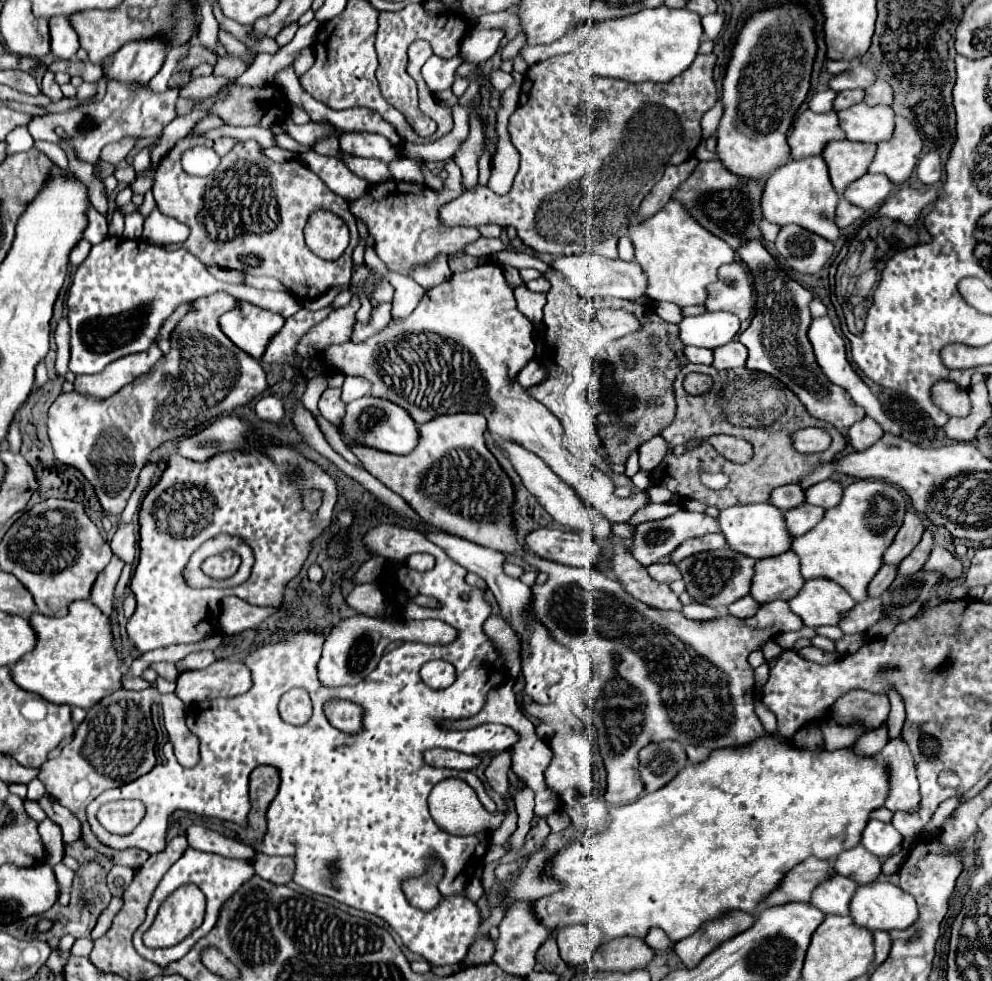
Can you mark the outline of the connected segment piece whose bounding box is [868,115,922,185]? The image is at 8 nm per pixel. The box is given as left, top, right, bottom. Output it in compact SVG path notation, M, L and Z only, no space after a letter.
M896 115L896 129L892 141L878 143L876 157L868 171L884 173L890 177L892 183L900 185L912 175L920 151L922 151L922 139L916 133L914 125L902 115Z

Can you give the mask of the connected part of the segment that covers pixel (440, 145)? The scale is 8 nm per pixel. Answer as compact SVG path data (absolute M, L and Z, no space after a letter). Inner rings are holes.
M454 105L454 129L436 139L434 143L426 143L426 145L414 145L414 143L402 143L402 157L414 159L420 157L426 163L430 161L446 161L450 159L458 147L464 143L464 139L468 137L468 113L470 109L462 107L462 105Z

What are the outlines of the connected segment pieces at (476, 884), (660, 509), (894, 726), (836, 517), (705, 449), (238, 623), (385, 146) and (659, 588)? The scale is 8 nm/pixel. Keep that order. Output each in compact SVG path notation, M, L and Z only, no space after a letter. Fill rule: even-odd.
M473 877L469 884L465 885L465 895L473 901L477 902L483 894L484 890L478 878Z
M650 503L646 505L644 509L640 509L640 513L636 517L632 517L632 525L640 525L644 521L650 521L650 519L664 519L668 515L674 515L676 511L680 511L682 507L676 505L676 503L668 503L668 505L656 505L656 503Z
M890 693L888 699L892 703L892 711L888 715L886 727L888 727L888 739L894 739L896 735L900 735L900 729L902 729L902 723L904 723L906 713L904 713L904 705L902 705L898 693Z
M860 479L844 489L842 503L826 511L824 521L796 537L792 551L800 557L804 579L830 579L842 585L854 601L868 599L868 583L882 567L882 555L898 533L906 513L902 493L884 481Z
M688 363L686 367L680 369L676 383L674 383L674 391L676 391L676 403L678 403L676 419L662 433L662 437L668 439L670 445L680 445L694 437L708 439L710 435L724 433L724 435L746 439L754 447L754 457L748 463L738 465L738 463L732 463L732 461L724 459L722 455L718 455L718 451L712 445L702 443L696 449L688 451L686 455L666 455L664 463L656 469L658 479L662 475L670 475L678 481L688 481L690 483L690 499L700 499L708 505L716 505L718 509L768 501L772 489L776 489L780 485L788 485L788 483L800 483L800 479L806 477L808 473L812 473L812 469L816 469L822 463L834 461L836 455L842 453L846 447L846 441L838 433L836 427L812 417L806 411L806 407L802 405L802 401L786 385L782 385L776 377L772 377L768 373L752 371L748 367L718 371L714 367ZM692 371L708 373L710 377L714 377L714 387L704 395L688 395L682 387L682 381ZM804 427L826 429L832 437L832 445L824 453L812 453L812 455L798 453L792 443L792 433L798 429L804 429ZM700 467L704 467L708 473L728 475L728 479L730 479L728 485L720 491L712 491L712 489L704 487L698 477ZM690 477L694 479L694 483L690 481Z
M224 597L222 599L222 615L218 625L227 635L254 629L258 624L278 612L274 607L260 607L242 601L240 597Z
M342 133L340 147L352 155L376 157L386 163L400 157L400 147L392 145L386 137L380 137L376 133Z
M612 543L612 555L610 559L614 561L612 571L616 573L618 581L624 585L632 597L640 599L642 603L656 607L656 609L672 609L672 611L682 611L682 603L678 595L666 585L654 581L646 567L640 565L620 543Z

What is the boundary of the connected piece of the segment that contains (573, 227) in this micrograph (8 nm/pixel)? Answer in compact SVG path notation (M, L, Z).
M584 46L578 51L554 55L546 61L534 63L522 83L518 109L510 117L510 137L522 159L512 189L506 195L492 193L486 185L464 191L460 197L440 209L446 225L484 225L496 223L500 227L514 227L518 237L538 253L550 253L554 259L595 253L610 259L618 257L618 239L628 233L632 213L642 199L660 181L668 165L680 165L694 155L700 143L700 119L718 101L716 85L712 81L714 55L698 55L688 73L676 77L668 85L660 83L628 83L592 75L583 62Z

